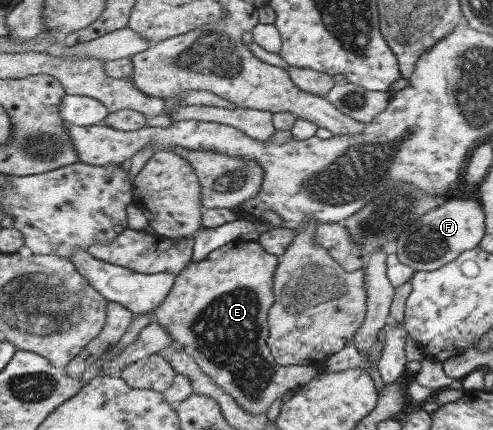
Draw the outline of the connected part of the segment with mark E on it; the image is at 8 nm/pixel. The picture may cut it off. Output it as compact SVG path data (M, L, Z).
M236 239L210 252L201 261L192 262L174 277L164 300L154 309L154 321L172 337L172 341L182 344L184 353L190 355L202 373L222 388L238 406L250 414L266 412L272 401L287 390L308 383L317 373L317 368L307 365L278 365L265 344L268 310L274 302L272 280L278 256L266 253L256 242Z

